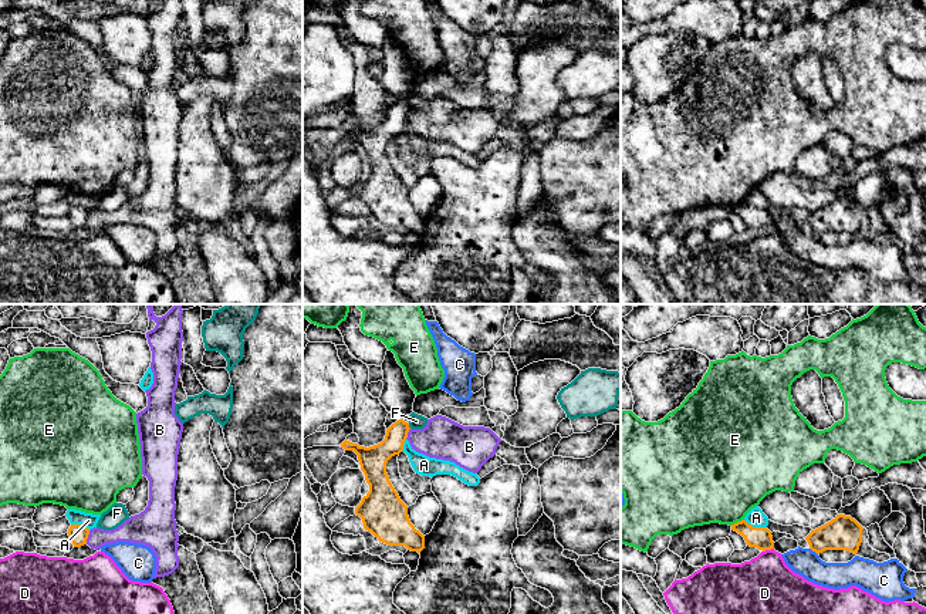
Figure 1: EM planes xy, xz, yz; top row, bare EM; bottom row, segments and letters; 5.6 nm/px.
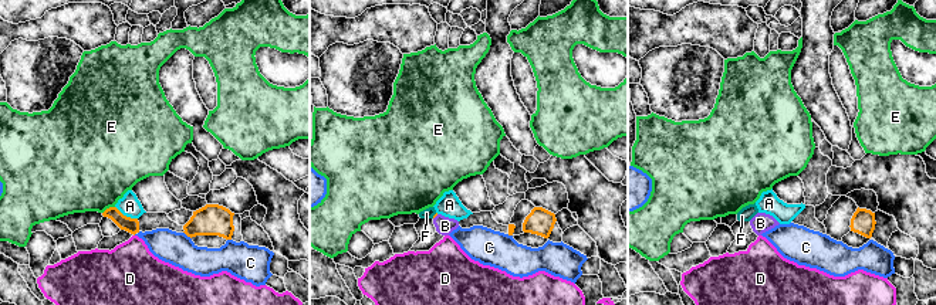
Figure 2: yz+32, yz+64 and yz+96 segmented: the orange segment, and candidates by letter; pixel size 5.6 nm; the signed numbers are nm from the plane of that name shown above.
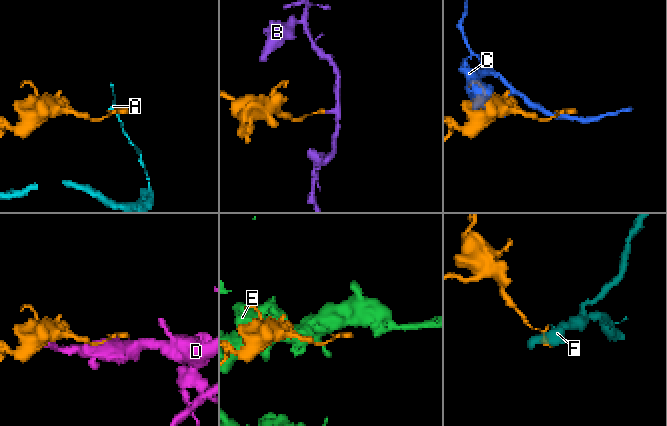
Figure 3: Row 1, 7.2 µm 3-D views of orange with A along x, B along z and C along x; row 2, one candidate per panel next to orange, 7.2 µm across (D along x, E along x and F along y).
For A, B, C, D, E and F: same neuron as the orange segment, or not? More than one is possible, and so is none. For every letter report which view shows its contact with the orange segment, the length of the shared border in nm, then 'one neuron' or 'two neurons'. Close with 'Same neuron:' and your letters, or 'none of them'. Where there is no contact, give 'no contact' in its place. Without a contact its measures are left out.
A: contact in yz; length 140 nm; two neurons
B: contact in xy; length 80 nm; two neurons
C: contact in yz; length 60 nm; two neurons
D: contact in yz; length 70 nm; two neurons
E: contact in yz; length 90 nm; two neurons
F: contact in xz; length 30 nm; two neurons
Same neuron: none of them

